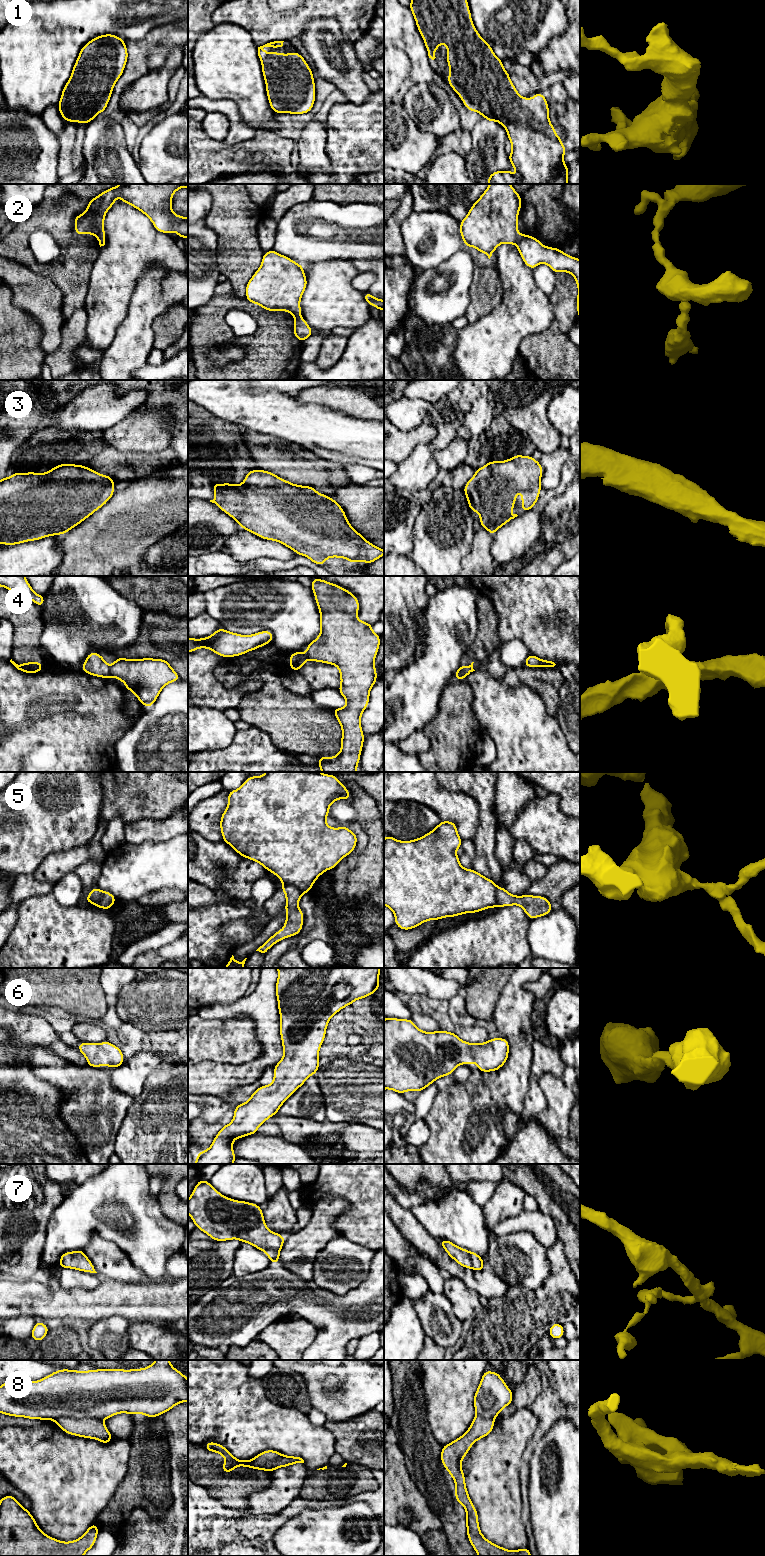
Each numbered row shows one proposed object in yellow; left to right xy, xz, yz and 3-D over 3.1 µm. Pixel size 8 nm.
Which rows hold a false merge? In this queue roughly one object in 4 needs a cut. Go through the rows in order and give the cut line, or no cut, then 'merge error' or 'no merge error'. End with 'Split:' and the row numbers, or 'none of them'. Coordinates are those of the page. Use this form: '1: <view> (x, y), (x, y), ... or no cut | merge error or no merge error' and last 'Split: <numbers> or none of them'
1: no cut | no merge error
2: yz (519, 234), (515, 243) | merge error
3: no cut | no merge error
4: xy (109, 667), (111, 675) | merge error
5: xz (283, 884), (291, 884), (302, 893) | merge error
6: no cut | no merge error
7: no cut | no merge error
8: xy (100, 1419), (92, 1417), (58, 1417), (54, 1420) | merge error
Split: 2, 4, 5, 8

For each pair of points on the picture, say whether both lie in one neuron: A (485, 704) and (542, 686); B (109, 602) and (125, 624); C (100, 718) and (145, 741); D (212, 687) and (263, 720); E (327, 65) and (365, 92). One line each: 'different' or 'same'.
A: different
B: same
C: different
D: different
E: same

